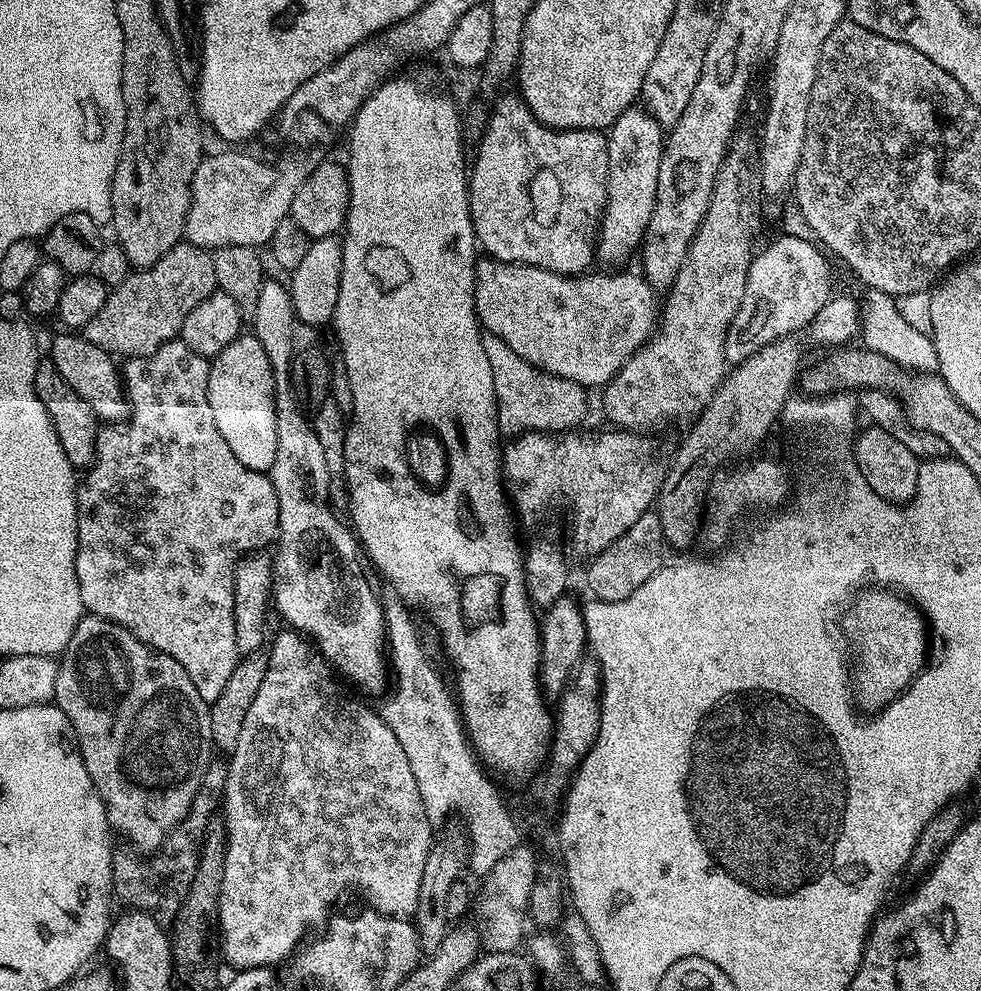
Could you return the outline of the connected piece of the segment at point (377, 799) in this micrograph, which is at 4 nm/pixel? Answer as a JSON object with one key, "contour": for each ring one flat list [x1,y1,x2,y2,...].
{"contour":[[295,630,283,631,277,634,272,648,270,644,267,649,266,678,262,678,262,686,249,712,246,713,246,722,242,725,238,746,230,754,228,781,223,796,224,873,218,898,218,948,219,951,224,951,224,960,232,970,266,968,276,966,279,960,286,959,288,955,289,959,301,947,308,928,319,929,329,919,328,908,334,907,336,899,351,888,361,892,372,903,369,905,384,916,412,918,419,902,419,886,422,883,427,854,434,843,434,825,427,820,422,797,418,794,417,783,414,782,413,771,410,770,410,762,407,761,406,753,390,730,390,726,386,726,375,707,367,708,362,701,347,696,340,689,341,681,334,675,333,665,329,664,301,633]]}

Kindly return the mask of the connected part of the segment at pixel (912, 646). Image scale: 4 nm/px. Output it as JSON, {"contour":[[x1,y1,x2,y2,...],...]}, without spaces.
{"contour":[[872,586,861,591,855,600,854,704,861,713,875,714,905,692,913,678,925,667,930,652,930,632,919,607,913,606,895,591,883,586]]}

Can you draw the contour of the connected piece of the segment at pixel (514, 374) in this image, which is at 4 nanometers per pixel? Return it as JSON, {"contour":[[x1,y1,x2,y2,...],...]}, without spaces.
{"contour":[[483,331,481,336,494,379,496,417,503,437,515,438,527,432,556,434,580,425,588,408,588,394,580,384,541,372,514,353,496,334]]}

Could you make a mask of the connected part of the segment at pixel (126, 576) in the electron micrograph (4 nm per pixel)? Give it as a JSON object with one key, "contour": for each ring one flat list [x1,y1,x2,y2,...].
{"contour":[[177,338,168,340,154,354,149,356,133,356,125,359,122,364,122,379,124,382,124,391,127,395,130,405,128,419,118,423,105,423,96,434,96,461,93,462,91,468,87,469,79,477,76,486,76,509,78,510,78,550,76,551,76,573,78,574,78,590,82,594,82,602,84,603,85,613,101,616,110,622,114,622,118,626,122,626,126,630,130,630,144,644,156,648,162,654,170,654,170,658,174,658,174,662,178,662,182,666,182,670,186,670,186,674,190,674,190,682,194,682,194,686,198,686,198,694,202,694,202,698,207,704,211,705,218,698,218,694,222,694,222,689,226,687,226,681,230,678,230,674,234,674,234,666,238,659,238,653,234,646,234,574,236,573,236,563,239,562,241,556,250,556,254,552,267,549,267,544,271,545,277,539,280,530,280,511,278,510,278,494,272,485,271,475,255,472,246,466,242,466,242,462,238,462,238,458,234,458,234,450,230,450,226,438,222,438,222,433,218,430,218,425,214,422,214,410,210,410,210,398,208,397,208,379,210,378,210,360,209,357,202,354,194,354,194,350,190,350,190,346,186,346,183,340]]}

